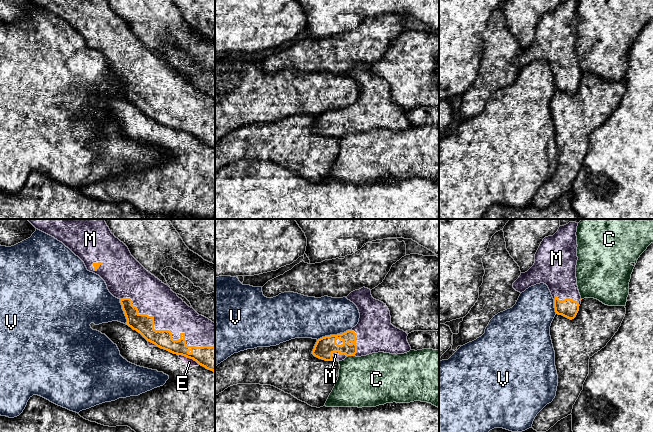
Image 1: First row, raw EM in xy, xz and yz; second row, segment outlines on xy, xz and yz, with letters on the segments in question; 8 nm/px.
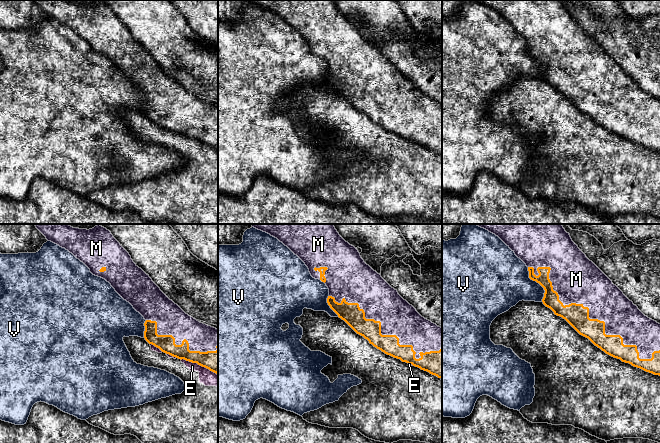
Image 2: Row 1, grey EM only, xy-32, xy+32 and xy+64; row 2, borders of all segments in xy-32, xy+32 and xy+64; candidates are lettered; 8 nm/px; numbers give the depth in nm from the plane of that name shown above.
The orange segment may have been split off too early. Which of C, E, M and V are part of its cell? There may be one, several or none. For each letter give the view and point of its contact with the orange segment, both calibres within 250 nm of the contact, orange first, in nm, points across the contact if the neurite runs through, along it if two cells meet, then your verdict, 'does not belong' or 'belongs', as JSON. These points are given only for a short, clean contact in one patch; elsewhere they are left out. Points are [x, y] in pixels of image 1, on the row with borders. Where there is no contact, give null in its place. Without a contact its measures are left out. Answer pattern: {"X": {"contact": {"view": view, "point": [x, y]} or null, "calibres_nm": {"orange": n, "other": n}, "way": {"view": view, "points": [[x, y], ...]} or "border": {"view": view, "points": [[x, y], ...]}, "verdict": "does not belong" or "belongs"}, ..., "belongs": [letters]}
{"C": {"contact": {"view": "xz", "point": [351, 355]}, "calibres_nm": {"orange": 160, "other": 420}, "verdict": "does not belong"}, "E": {"contact": {"view": "xy", "point": [189, 357]}, "calibres_nm": {"orange": 200, "other": 60}, "verdict": "does not belong"}, "M": {"contact": {"view": "xy", "point": [167, 330]}, "calibres_nm": {"orange": 160, "other": 280}, "verdict": "belongs"}, "V": {"contact": {"view": "xy", "point": [123, 310]}, "calibres_nm": {"orange": 160, "other": 320}, "verdict": "does not belong"}, "belongs": ["M"]}

